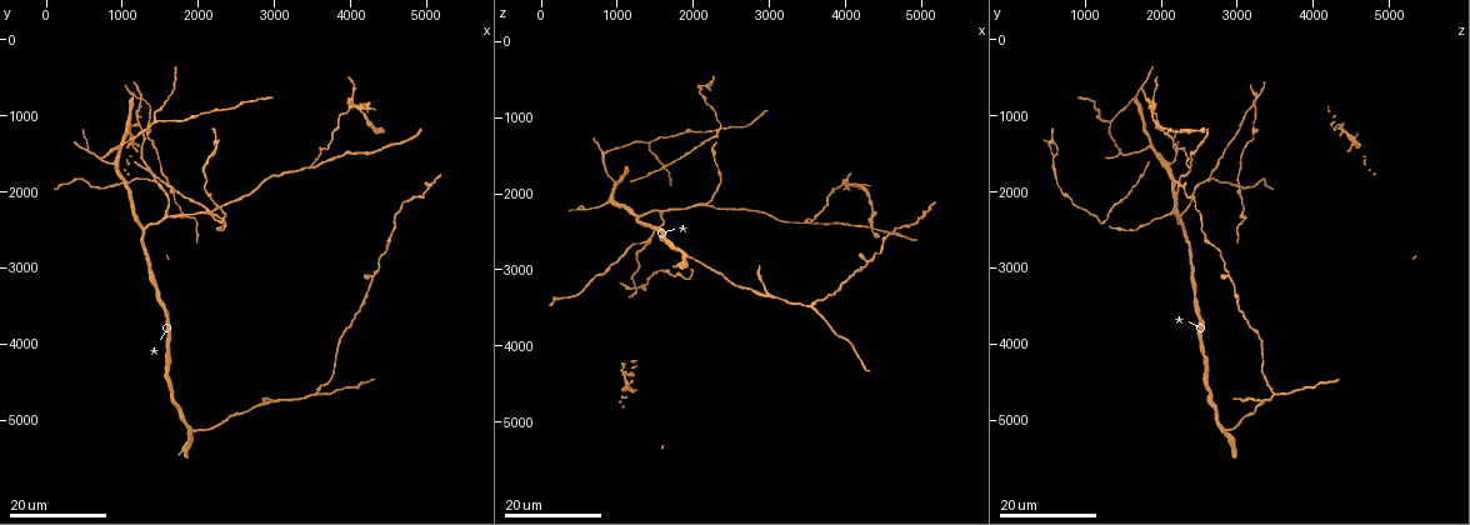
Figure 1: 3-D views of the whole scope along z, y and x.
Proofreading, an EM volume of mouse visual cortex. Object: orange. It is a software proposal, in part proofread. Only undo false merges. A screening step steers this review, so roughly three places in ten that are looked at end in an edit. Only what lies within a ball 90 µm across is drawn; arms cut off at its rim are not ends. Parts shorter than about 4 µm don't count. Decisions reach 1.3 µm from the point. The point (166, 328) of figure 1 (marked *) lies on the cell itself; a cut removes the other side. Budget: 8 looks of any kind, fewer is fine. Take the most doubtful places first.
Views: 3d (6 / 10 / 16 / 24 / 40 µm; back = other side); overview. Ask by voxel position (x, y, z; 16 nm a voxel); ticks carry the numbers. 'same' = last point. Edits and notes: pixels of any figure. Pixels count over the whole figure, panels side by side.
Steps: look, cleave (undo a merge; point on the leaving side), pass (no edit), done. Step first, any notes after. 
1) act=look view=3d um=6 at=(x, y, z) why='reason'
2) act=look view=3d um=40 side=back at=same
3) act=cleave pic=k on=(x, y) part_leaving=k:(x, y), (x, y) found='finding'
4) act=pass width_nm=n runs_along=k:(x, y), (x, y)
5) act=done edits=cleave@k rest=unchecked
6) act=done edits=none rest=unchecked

act=look view=3d um=24 at=(1300, 750, 3250) why='four or more arms meet'

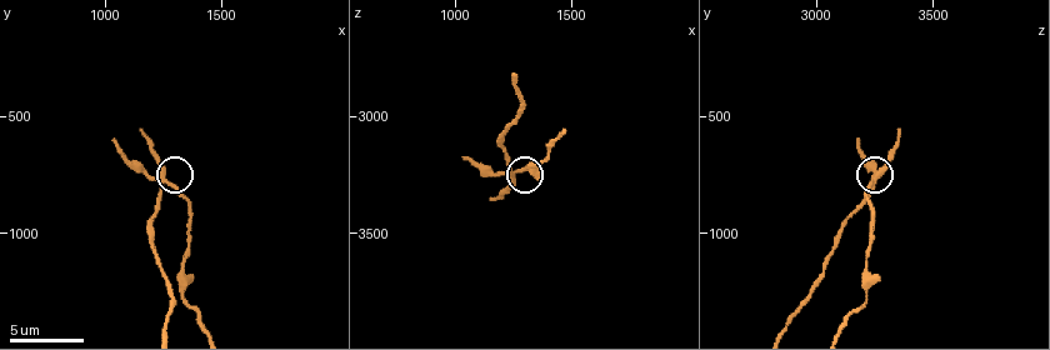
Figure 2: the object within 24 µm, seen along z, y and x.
act=look view=3d um=6 at=(1290, 790, 3220)

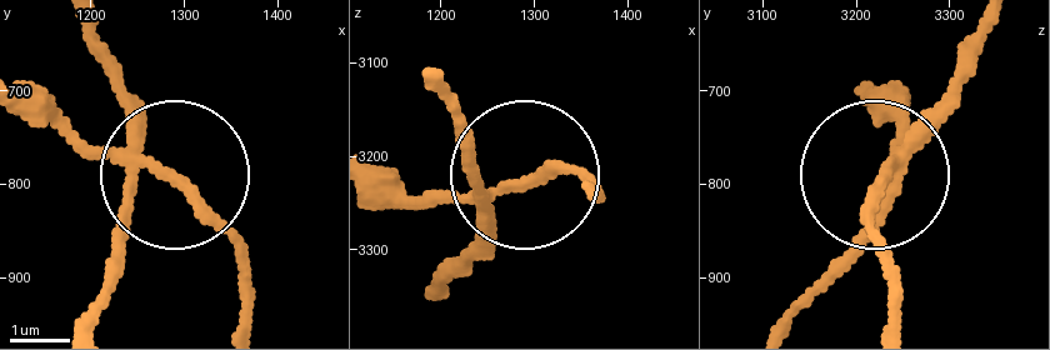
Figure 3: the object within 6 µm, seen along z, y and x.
act=cleave pic=3 on=(53, 104) width_nm=190 part_leaving=3:(129, 153), (229, 241), (244, 316) found='a second cell is stuck on'

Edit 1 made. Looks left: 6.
act=look view=3d um=16 at=(950, 1600, 2050)

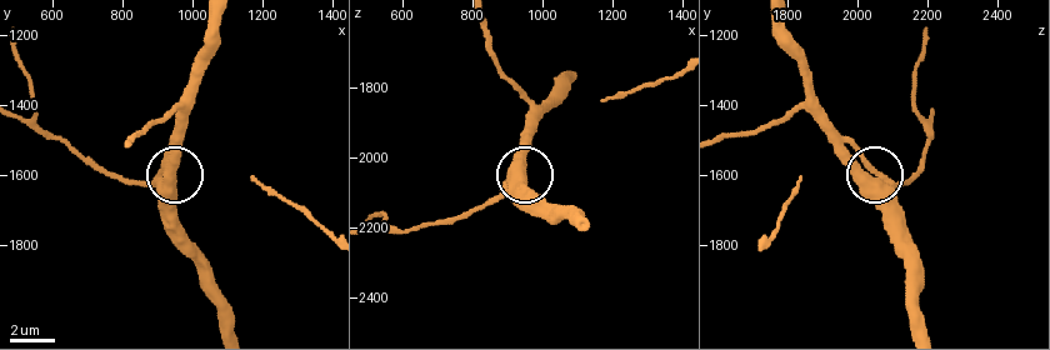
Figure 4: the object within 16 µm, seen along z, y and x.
act=look view=3d um=10 at=(900, 1620, 2090)

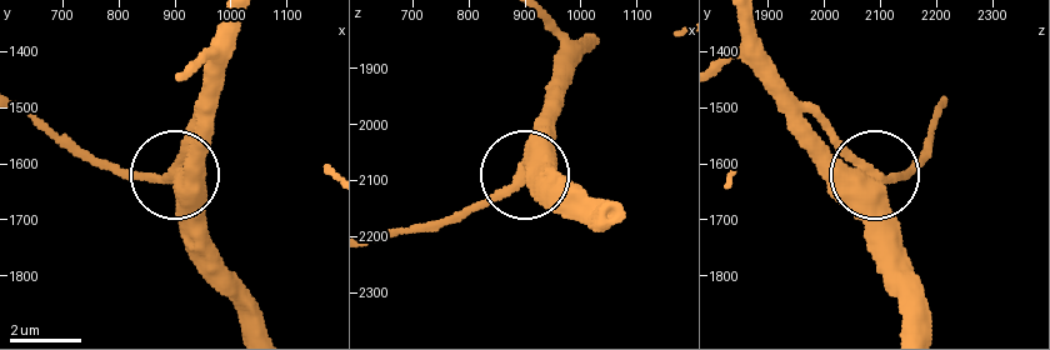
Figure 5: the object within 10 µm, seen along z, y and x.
act=pass found='all the same cell'

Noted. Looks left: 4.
act=look view=3d um=16 at=(3500, 1650, 2350) why='branch point'

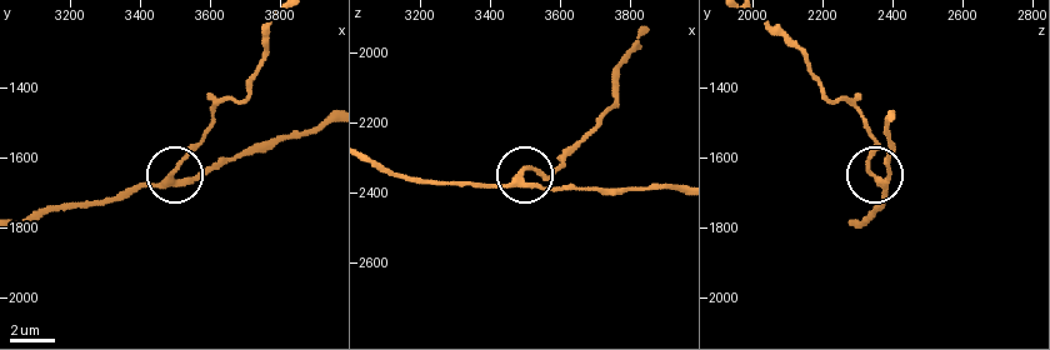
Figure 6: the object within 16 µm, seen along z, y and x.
act=look view=3d um=10 at=(3490, 1670, 2370)

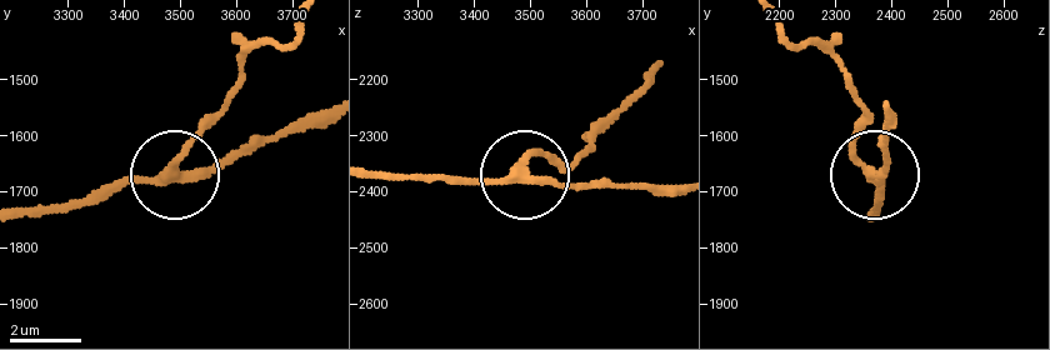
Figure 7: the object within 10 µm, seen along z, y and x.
act=cleave pic=7 on=(200, 131) side_arm_um=28 part_leaving=7:(870, 176), (853, 143), (858, 108), (846, 80), (780, 26) found='a second cell is stuck on'

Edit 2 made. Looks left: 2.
act=done edits=cleave@3,cleave@7 rest=unchecked

